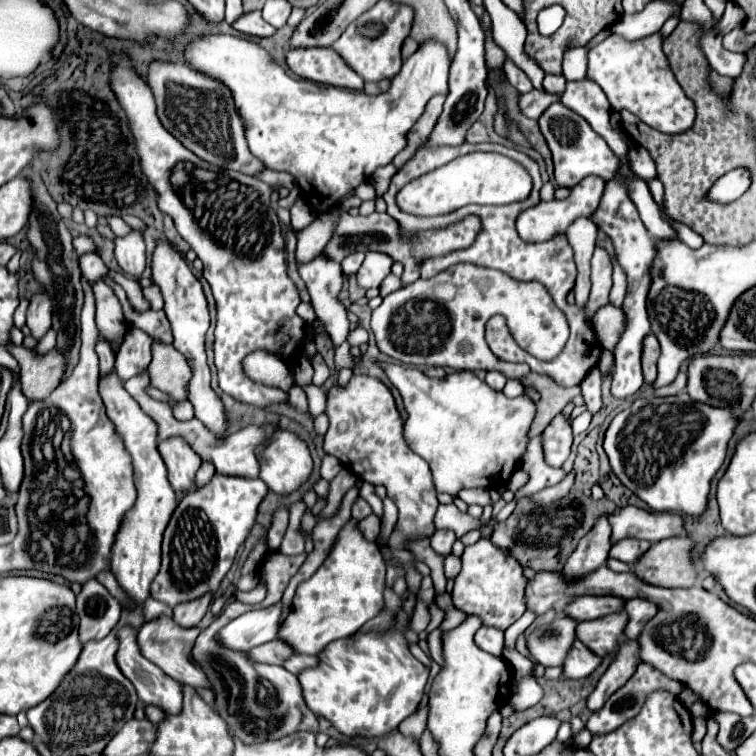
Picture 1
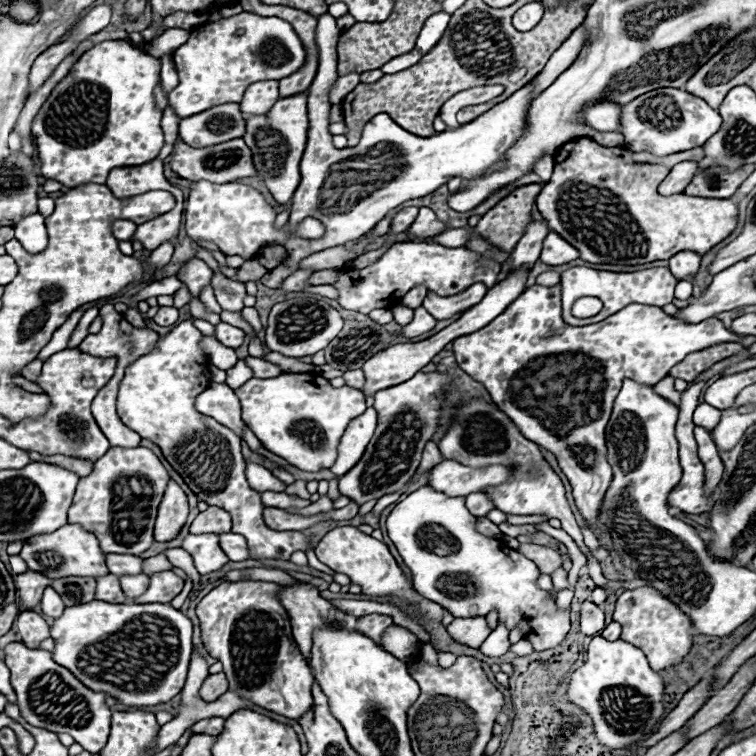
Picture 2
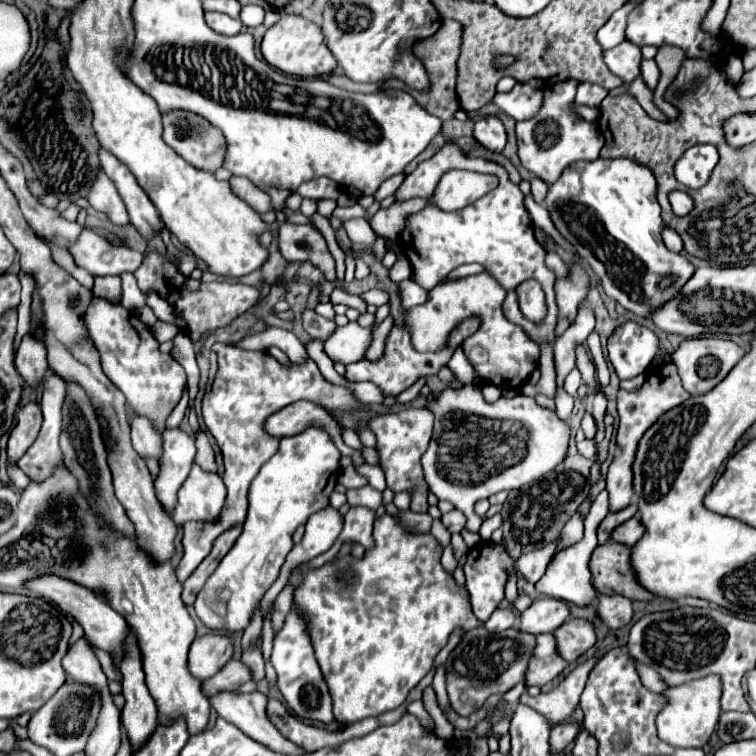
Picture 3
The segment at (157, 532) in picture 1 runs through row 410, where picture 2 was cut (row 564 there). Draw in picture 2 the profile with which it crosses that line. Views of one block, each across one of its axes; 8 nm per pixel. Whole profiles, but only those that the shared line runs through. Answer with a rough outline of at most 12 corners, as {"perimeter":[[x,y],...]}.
{"perimeter":[[108,554],[106,566],[114,576],[142,574],[142,558]]}

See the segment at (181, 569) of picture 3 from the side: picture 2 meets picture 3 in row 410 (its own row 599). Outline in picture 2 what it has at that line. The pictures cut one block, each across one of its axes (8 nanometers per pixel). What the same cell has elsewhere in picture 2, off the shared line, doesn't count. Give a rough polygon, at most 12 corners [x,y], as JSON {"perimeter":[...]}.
{"perimeter":[[274,582],[196,608],[230,690],[298,720],[314,676]]}

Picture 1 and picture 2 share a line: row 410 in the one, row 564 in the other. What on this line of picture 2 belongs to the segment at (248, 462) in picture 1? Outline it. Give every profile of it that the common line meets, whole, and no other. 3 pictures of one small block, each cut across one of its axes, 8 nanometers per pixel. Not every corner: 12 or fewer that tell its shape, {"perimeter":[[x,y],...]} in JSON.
{"perimeter":[[164,554],[144,560],[144,574],[172,570]]}

